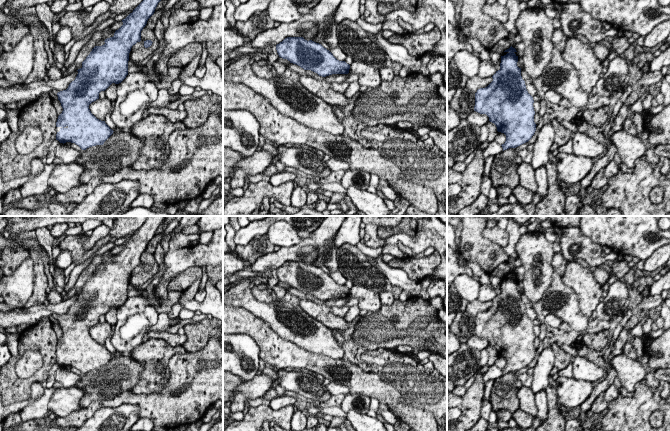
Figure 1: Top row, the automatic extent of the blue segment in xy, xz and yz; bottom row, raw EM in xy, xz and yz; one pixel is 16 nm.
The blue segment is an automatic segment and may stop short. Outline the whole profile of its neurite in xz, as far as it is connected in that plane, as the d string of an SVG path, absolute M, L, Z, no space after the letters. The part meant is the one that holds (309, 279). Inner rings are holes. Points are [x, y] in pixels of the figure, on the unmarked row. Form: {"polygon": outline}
{"polygon": "M287 261L276 269L276 274L279 281L322 301L349 297L349 288L337 284L321 268L312 264L307 265L303 261Z"}

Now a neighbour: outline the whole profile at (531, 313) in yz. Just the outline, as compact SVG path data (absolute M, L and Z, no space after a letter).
M521 293L521 300L522 303L525 305L525 309L526 309L526 313L528 315L528 317L534 321L537 318L537 314L534 311L534 309L532 308L529 299L527 298L527 296L524 293Z

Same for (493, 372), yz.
M495 364L489 366L486 373L483 375L483 382L484 384L488 382L489 380L496 380L497 378L500 378L503 375L502 370L497 367Z

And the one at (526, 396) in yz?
M520 386L517 396L520 401L519 409L536 417L538 408L535 402L535 394L532 389L530 387Z

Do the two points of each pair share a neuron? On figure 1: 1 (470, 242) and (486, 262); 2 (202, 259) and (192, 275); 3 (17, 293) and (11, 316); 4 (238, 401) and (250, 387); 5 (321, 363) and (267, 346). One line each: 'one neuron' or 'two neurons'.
1: one neuron
2: two neurons
3: two neurons
4: two neurons
5: one neuron

